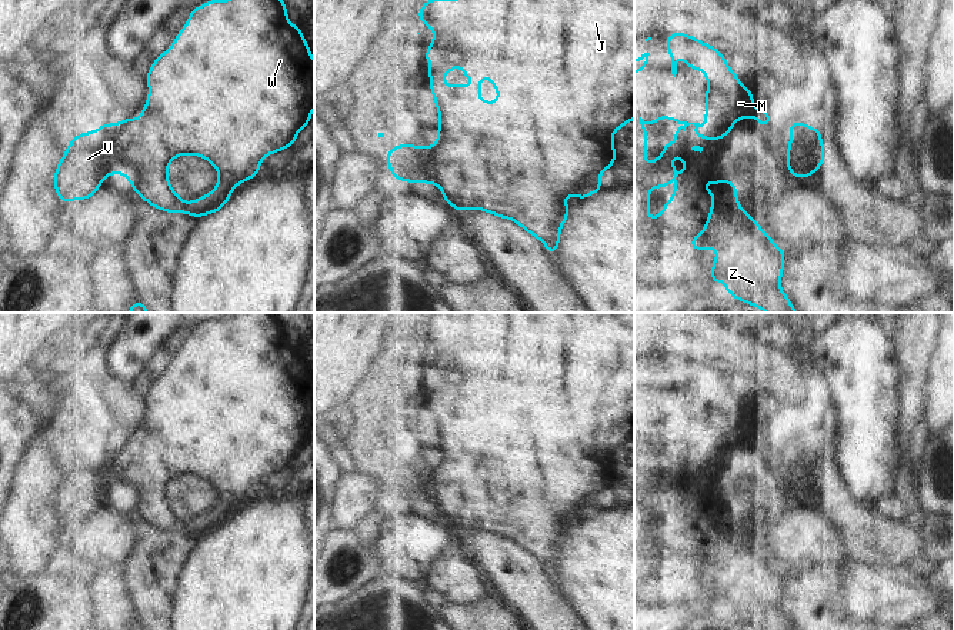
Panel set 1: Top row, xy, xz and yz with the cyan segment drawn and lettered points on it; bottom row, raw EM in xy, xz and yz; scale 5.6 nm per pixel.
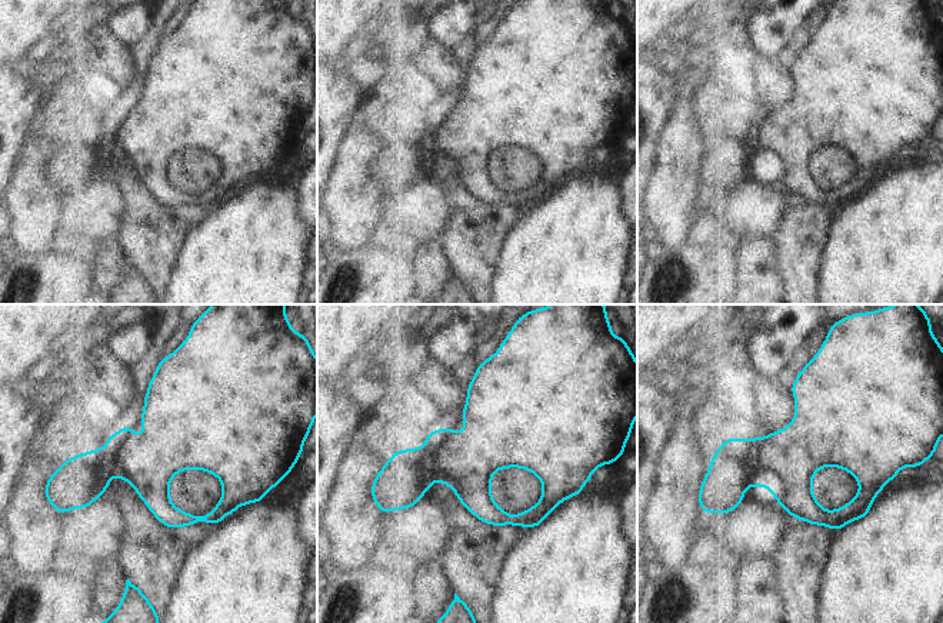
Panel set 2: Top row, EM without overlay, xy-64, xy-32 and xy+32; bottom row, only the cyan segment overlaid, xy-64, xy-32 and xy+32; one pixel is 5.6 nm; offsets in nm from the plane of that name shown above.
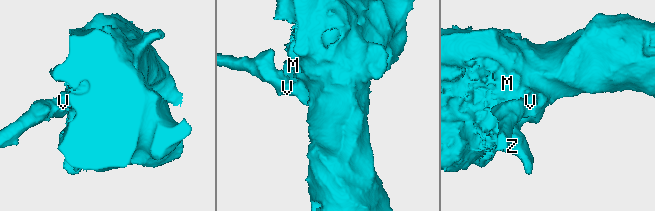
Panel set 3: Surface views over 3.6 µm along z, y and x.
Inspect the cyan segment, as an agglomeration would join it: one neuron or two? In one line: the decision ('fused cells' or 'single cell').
fused cells

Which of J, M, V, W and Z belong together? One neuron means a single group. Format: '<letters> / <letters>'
J M W Z / V

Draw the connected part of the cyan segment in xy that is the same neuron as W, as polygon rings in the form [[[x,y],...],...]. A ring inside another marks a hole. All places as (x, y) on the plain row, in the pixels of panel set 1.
[[[241,313],[230,320],[209,320],[194,327],[173,366],[154,380],[149,394],[147,424],[141,439],[126,439],[117,444],[101,444],[101,459],[113,493],[124,494],[149,524],[169,531],[201,537],[219,531],[233,509],[256,499],[263,477],[293,467],[298,450],[310,443],[314,427],[314,380],[300,347],[287,340],[287,327],[276,313]],[[197,474],[219,491],[217,507],[199,520],[184,523],[167,500],[167,486],[176,476]]]

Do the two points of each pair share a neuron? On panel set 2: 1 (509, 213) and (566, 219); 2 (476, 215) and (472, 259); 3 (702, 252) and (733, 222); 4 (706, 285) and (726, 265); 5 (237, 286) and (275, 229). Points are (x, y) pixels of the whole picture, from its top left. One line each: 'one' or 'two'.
1: two
2: one
3: two
4: one
5: one

